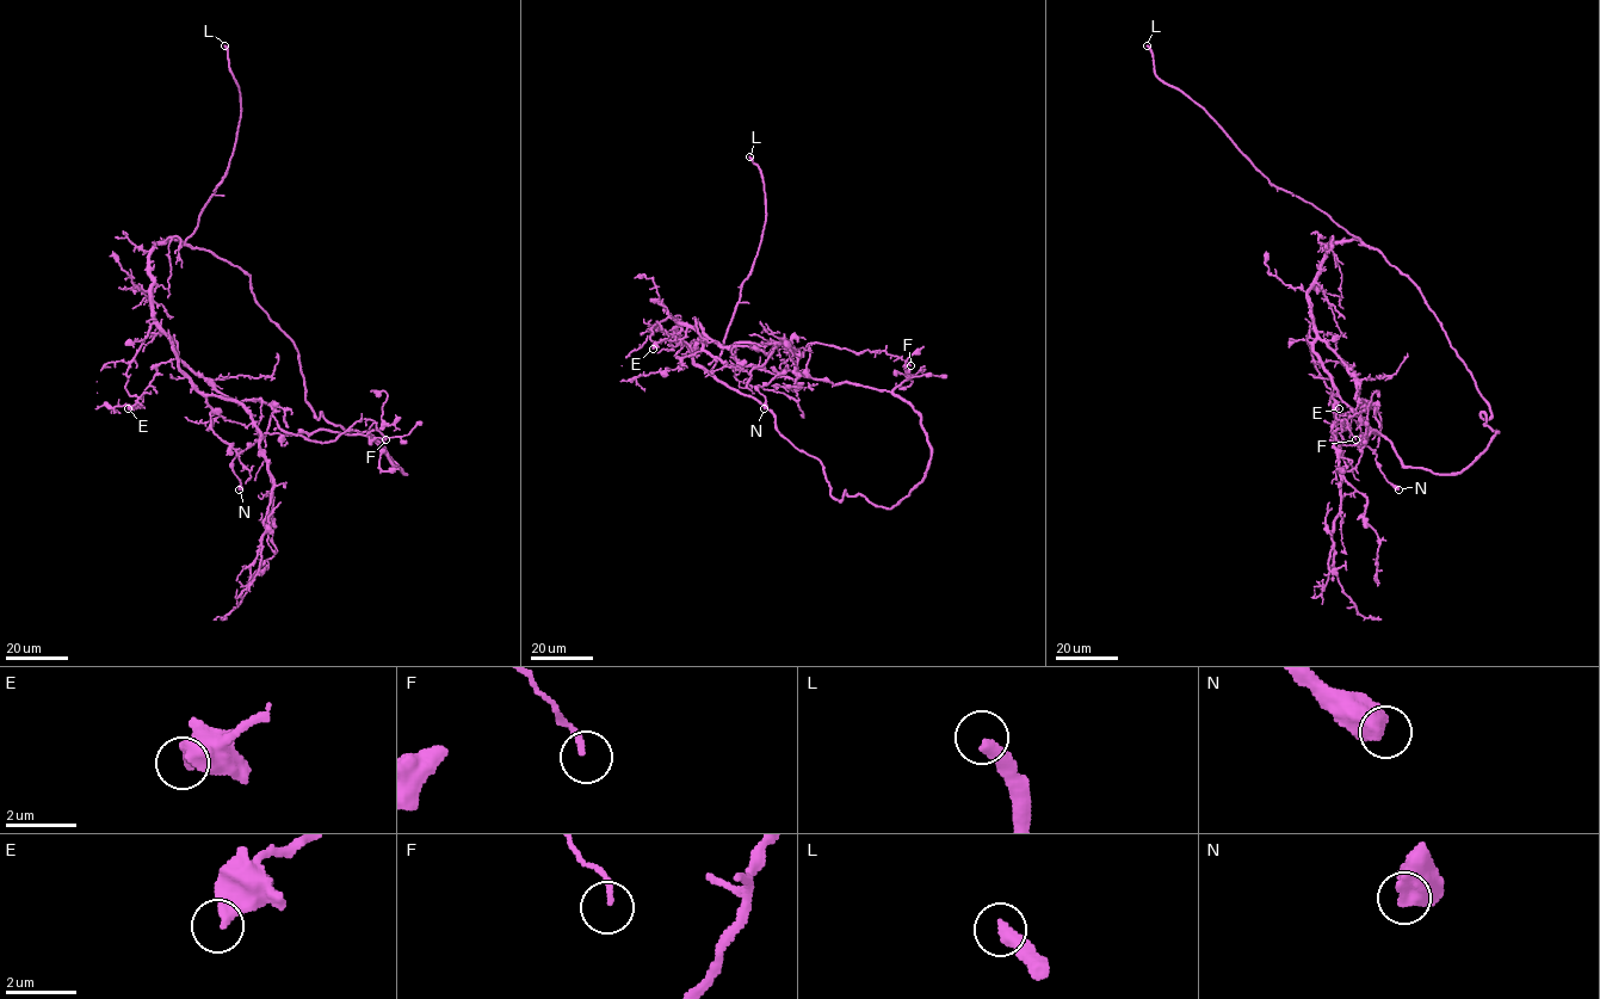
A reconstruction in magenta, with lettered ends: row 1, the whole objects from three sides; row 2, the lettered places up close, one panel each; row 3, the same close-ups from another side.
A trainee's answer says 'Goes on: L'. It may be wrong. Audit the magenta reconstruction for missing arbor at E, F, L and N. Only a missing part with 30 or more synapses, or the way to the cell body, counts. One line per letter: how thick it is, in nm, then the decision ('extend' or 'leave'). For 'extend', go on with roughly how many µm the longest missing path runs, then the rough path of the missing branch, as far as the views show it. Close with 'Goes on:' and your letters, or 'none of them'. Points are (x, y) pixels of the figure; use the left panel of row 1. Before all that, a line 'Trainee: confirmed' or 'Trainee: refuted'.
Trainee: confirmed
E: 440 nm | leave
F: 140 nm | leave
L: 400 nm | extend | 10 µm
N: 750 nm | leave
Goes on: L

